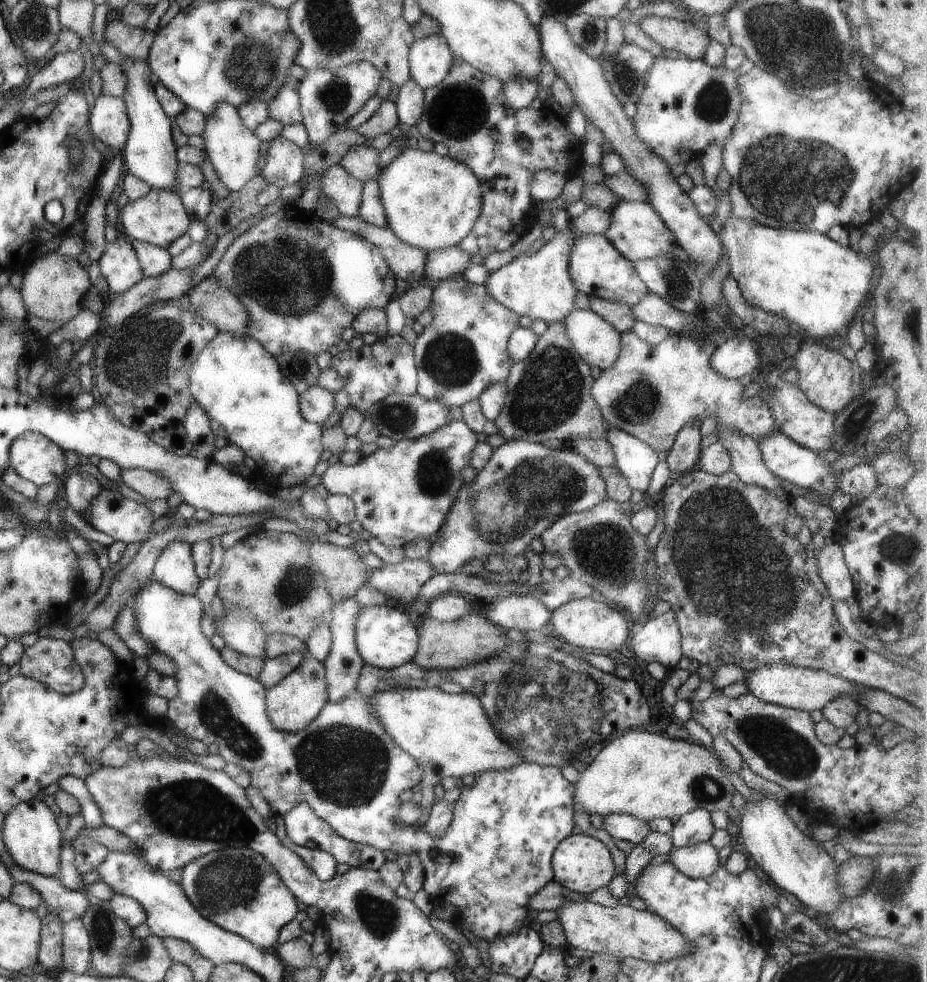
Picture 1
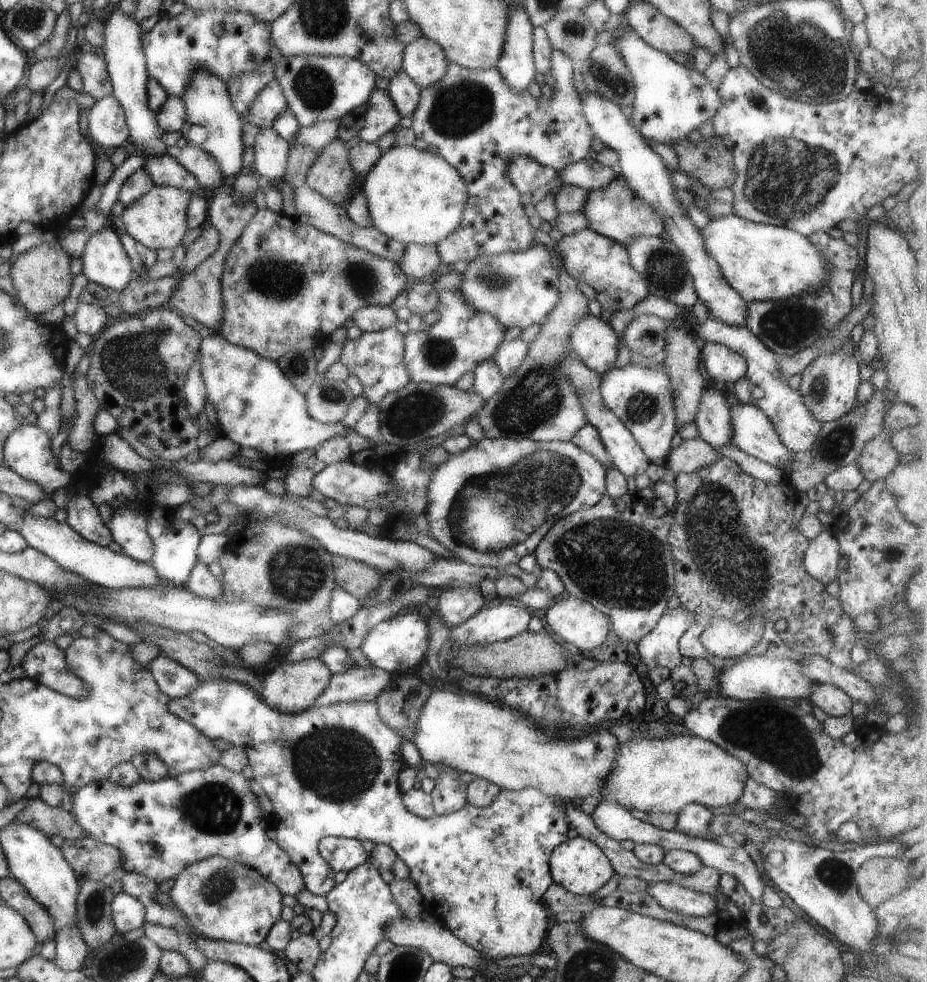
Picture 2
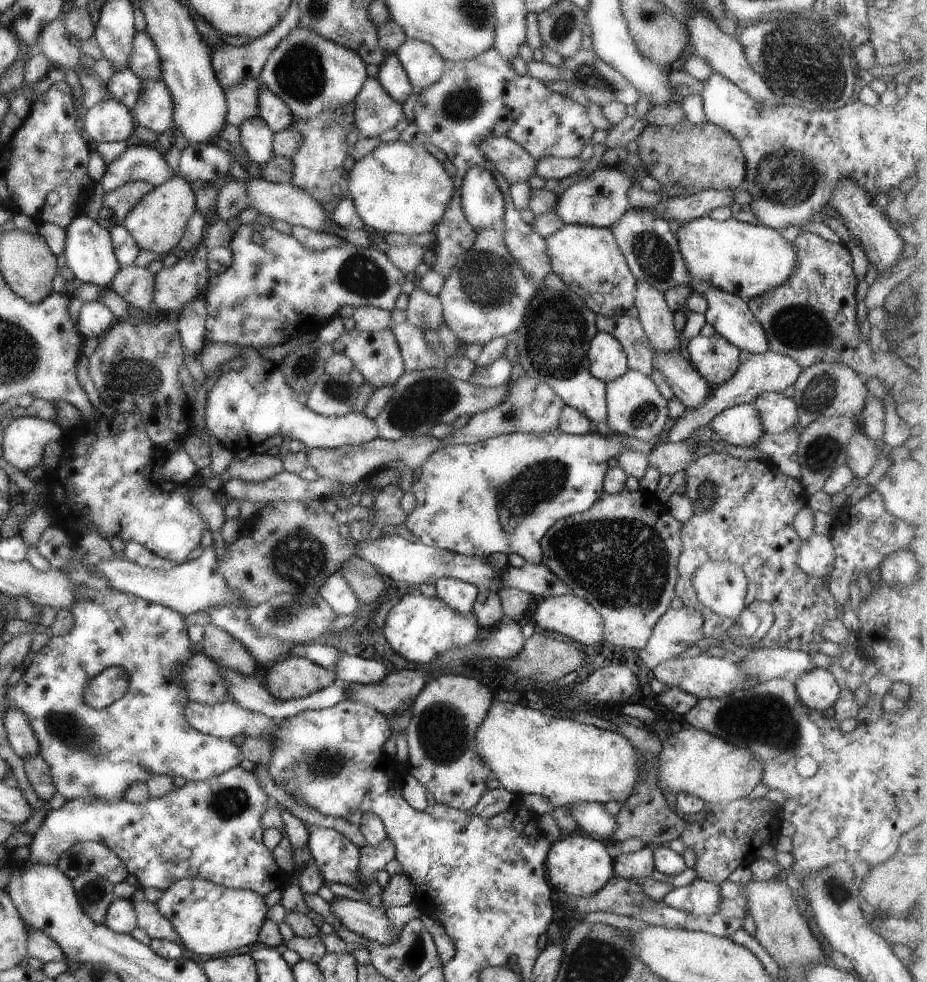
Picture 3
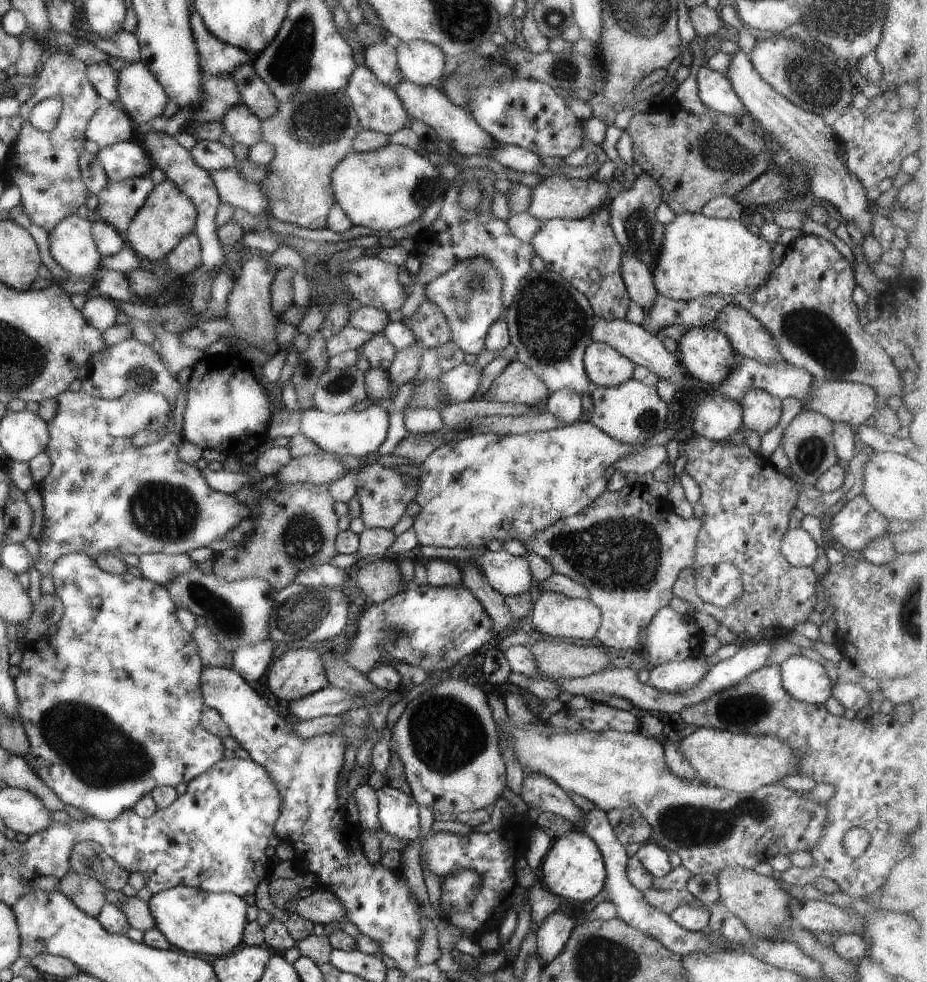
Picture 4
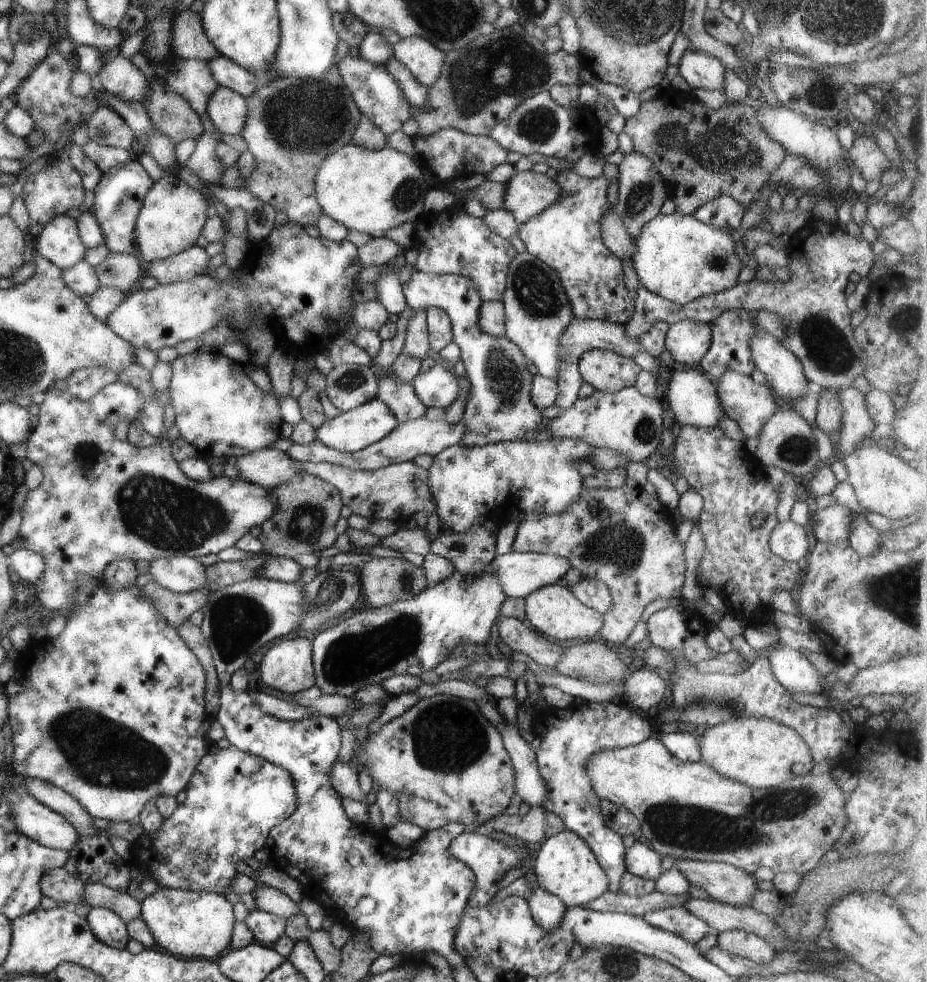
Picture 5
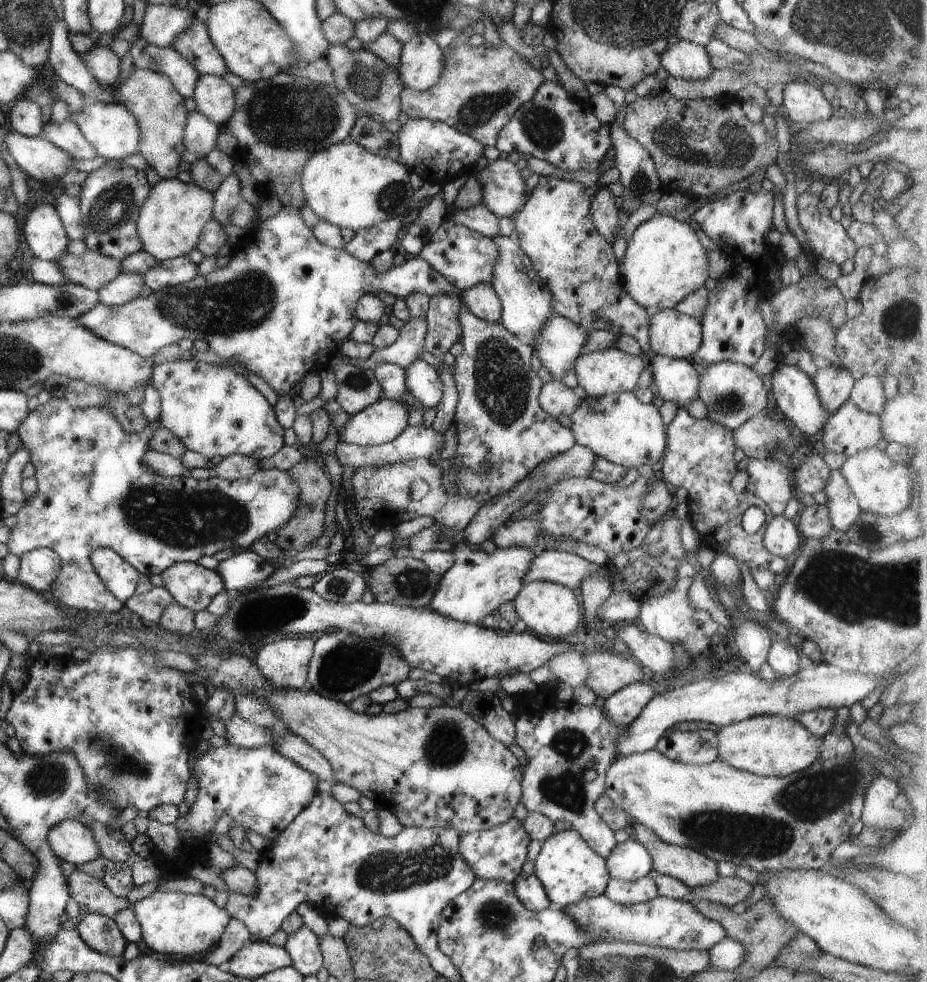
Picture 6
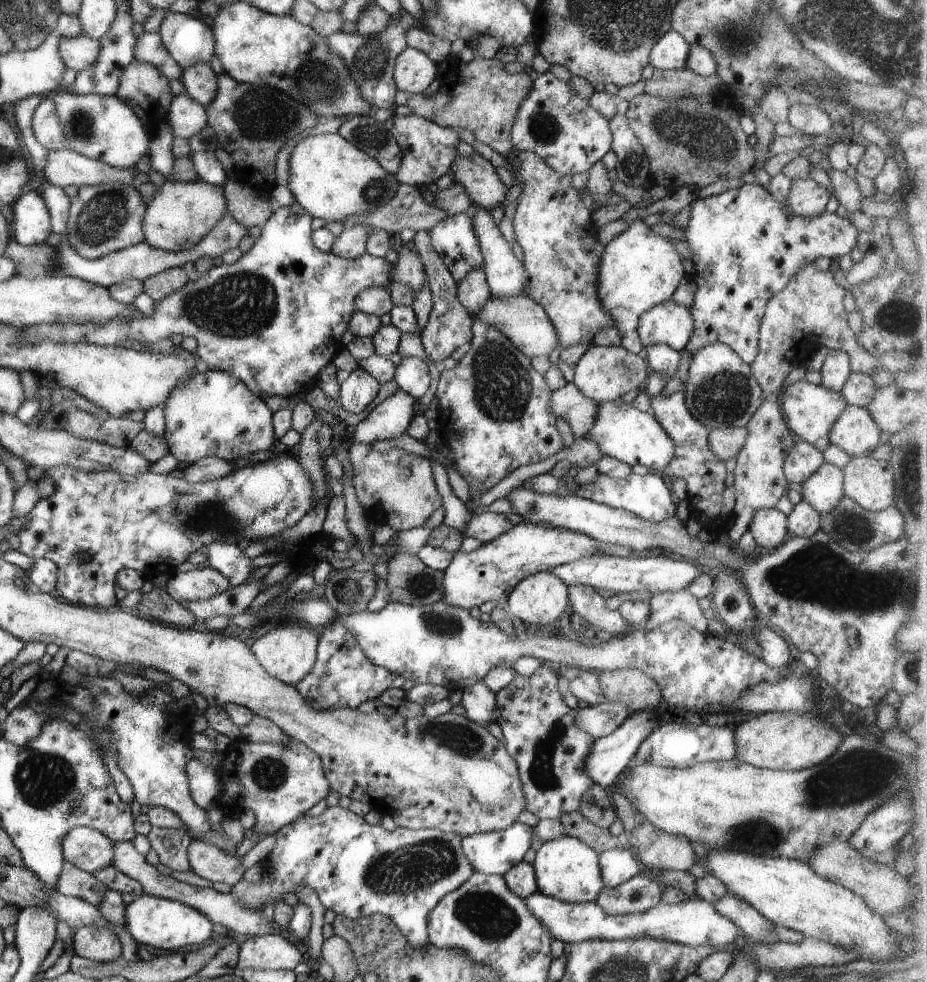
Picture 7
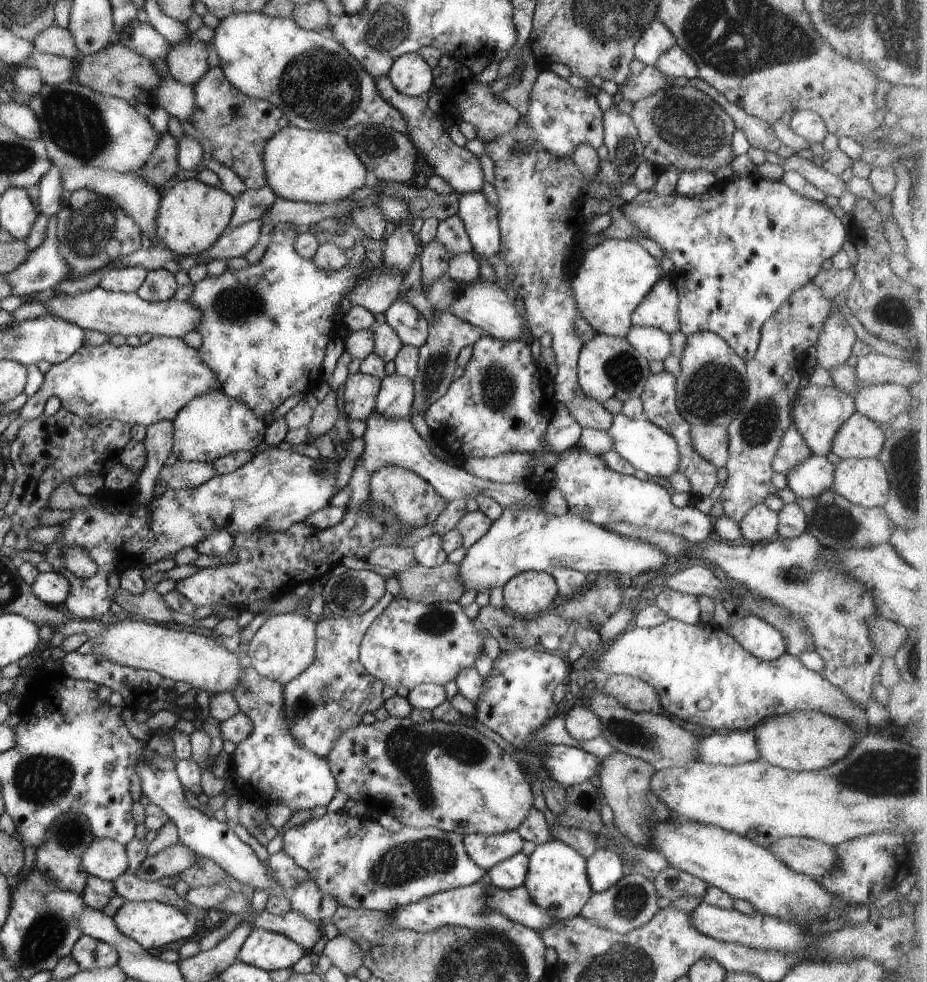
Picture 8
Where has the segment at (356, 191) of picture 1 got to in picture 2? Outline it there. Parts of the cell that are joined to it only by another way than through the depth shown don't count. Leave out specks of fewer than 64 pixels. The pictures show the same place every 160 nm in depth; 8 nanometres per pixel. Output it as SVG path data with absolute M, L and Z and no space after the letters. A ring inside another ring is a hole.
M346 134L321 149L319 157L308 169L305 180L305 184L319 195L342 206L350 200L348 192L356 176L349 161L352 140L352 136Z

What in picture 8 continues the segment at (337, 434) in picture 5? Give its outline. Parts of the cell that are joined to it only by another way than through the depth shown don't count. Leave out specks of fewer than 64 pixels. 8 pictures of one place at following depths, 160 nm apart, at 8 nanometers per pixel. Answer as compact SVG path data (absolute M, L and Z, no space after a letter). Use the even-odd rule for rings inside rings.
M398 373L381 378L375 412L389 417L410 417L415 390L413 382Z

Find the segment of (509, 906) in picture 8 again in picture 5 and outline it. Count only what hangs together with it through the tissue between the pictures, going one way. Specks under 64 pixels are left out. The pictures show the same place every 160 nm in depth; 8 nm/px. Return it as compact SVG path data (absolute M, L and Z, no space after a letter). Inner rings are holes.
M670 907L644 913L642 918L654 928L672 933L696 945L714 932L708 923L684 907Z

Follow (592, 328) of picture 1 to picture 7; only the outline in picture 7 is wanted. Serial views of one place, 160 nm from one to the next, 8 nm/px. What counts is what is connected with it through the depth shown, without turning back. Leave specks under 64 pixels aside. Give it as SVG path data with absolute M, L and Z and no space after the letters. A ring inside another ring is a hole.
M590 344L576 363L572 383L584 396L594 399L597 403L603 403L620 399L630 390L643 389L649 375L650 366L643 354L631 353L622 345L596 346Z

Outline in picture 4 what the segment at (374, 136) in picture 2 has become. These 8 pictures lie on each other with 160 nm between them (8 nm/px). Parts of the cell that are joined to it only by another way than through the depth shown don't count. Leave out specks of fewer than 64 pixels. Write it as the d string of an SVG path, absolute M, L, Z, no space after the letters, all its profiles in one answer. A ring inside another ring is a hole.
M356 65L355 71L350 75L344 90L346 96L351 100L358 122L360 122L363 129L391 135L408 126L409 114L406 112L396 91L389 84L378 80L378 77L366 65Z

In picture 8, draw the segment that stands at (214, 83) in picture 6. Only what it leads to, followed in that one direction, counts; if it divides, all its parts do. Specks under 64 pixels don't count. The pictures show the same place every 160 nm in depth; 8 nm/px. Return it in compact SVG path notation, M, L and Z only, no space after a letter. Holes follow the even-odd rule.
M190 39L189 41L180 41L178 44L169 44L169 53L165 58L165 62L168 65L169 73L180 83L190 85L192 88L195 84L208 72L210 65L206 59L208 58L208 49L204 43L201 43L199 39Z

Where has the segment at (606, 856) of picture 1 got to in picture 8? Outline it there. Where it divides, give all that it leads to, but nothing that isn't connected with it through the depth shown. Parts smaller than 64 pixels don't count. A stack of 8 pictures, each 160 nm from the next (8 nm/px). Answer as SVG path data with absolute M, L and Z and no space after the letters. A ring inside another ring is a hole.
M553 838L538 845L529 854L529 867L523 885L533 898L534 904L554 920L574 918L579 916L586 901L594 893L588 880L586 863L585 856Z

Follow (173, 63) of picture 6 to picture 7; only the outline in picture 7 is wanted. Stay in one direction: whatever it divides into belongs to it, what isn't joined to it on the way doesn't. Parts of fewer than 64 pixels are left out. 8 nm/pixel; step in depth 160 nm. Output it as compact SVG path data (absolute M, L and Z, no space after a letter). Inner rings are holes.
M144 31L135 39L134 56L136 60L153 64L168 80L181 77L183 68L174 62L158 31Z

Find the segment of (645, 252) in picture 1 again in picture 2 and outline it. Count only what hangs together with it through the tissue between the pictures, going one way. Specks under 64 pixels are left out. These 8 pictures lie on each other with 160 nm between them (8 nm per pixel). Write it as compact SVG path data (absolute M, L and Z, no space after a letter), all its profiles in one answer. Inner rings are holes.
M619 173L612 182L608 183L608 186L589 192L582 212L588 220L588 229L604 235L610 240L618 241L624 246L640 235L660 237L662 230L665 229L663 220L658 217L659 212L647 205Z

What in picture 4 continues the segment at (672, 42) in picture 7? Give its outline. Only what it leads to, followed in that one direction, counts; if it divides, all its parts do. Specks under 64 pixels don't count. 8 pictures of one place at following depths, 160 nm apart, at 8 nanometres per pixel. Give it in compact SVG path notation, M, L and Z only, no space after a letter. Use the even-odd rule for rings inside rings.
M703 65L698 69L697 84L700 100L709 109L730 116L750 115L725 74Z

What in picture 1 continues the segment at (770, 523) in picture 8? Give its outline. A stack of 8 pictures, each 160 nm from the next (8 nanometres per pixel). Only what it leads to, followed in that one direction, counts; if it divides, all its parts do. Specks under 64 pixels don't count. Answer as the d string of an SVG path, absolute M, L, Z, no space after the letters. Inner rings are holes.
M835 538L825 539L820 550L816 550L816 566L820 580L834 601L846 601L853 596L853 582L846 566L842 547Z

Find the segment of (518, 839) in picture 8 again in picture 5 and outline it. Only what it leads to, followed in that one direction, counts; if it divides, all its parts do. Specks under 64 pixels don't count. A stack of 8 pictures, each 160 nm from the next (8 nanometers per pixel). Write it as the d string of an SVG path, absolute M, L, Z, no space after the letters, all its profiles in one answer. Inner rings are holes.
M470 830L464 831L449 844L451 855L459 861L466 863L466 866L471 868L475 874L474 904L485 905L489 903L497 890L501 888L500 880L504 878L506 872L512 868L520 868L521 861L527 857L528 851L524 842L518 840L517 844L522 846L522 849L516 845L512 846L512 844L496 840L496 838L490 837L490 835Z

